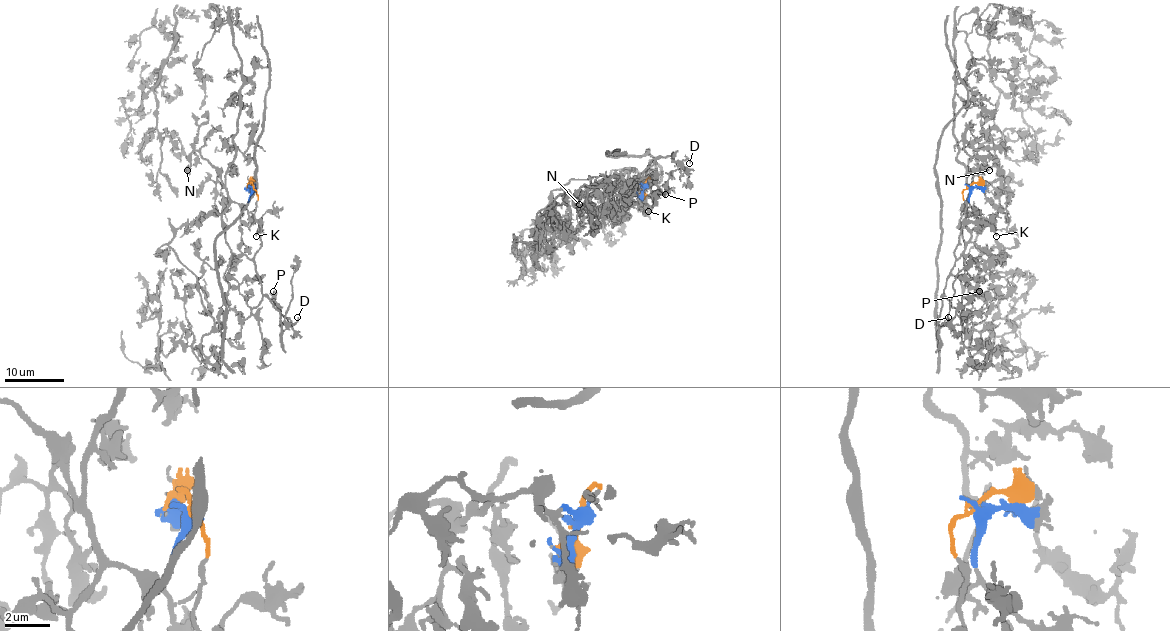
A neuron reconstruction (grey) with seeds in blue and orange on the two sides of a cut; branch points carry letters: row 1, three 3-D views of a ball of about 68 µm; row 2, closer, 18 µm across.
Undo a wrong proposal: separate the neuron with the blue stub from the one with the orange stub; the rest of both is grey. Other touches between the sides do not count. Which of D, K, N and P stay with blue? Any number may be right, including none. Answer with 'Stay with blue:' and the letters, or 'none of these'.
Stay with blue: N

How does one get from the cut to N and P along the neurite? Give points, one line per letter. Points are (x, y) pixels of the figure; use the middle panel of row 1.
N: (645, 184), (626, 179), (613, 187), (599, 182), (583, 193), (579, 204)
P: (645, 184), (653, 178), (650, 169), (645, 170), (654, 159), (673, 154), (682, 164), (668, 179), (665, 194)

